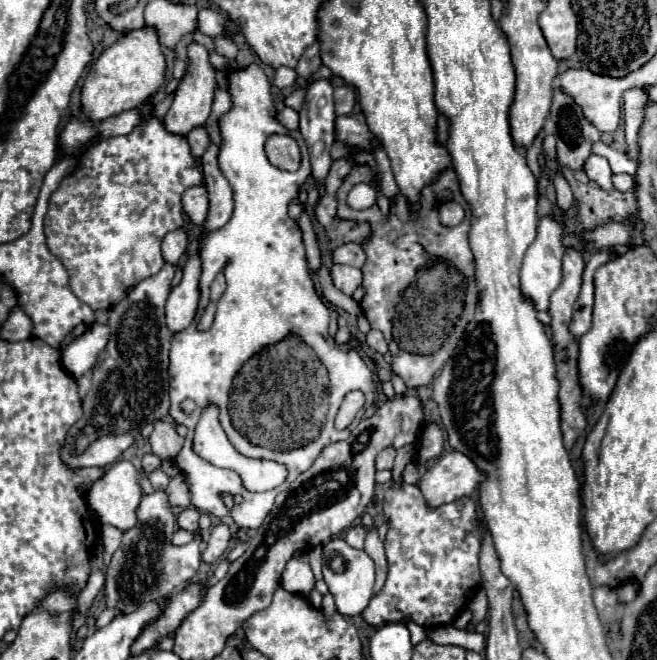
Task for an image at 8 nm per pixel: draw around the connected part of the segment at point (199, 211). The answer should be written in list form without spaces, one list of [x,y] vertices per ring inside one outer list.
[[[193,186],[187,192],[183,192],[183,210],[195,224],[203,226],[203,222],[207,218],[207,208],[209,208],[209,204],[207,204],[205,186]]]

